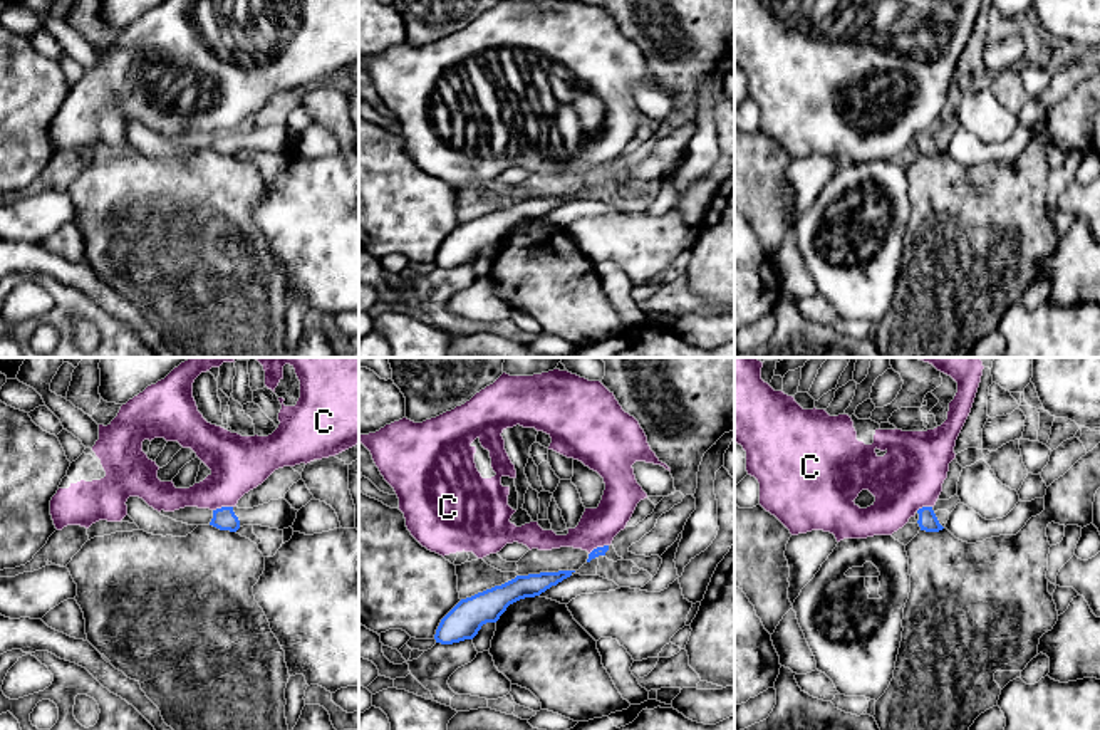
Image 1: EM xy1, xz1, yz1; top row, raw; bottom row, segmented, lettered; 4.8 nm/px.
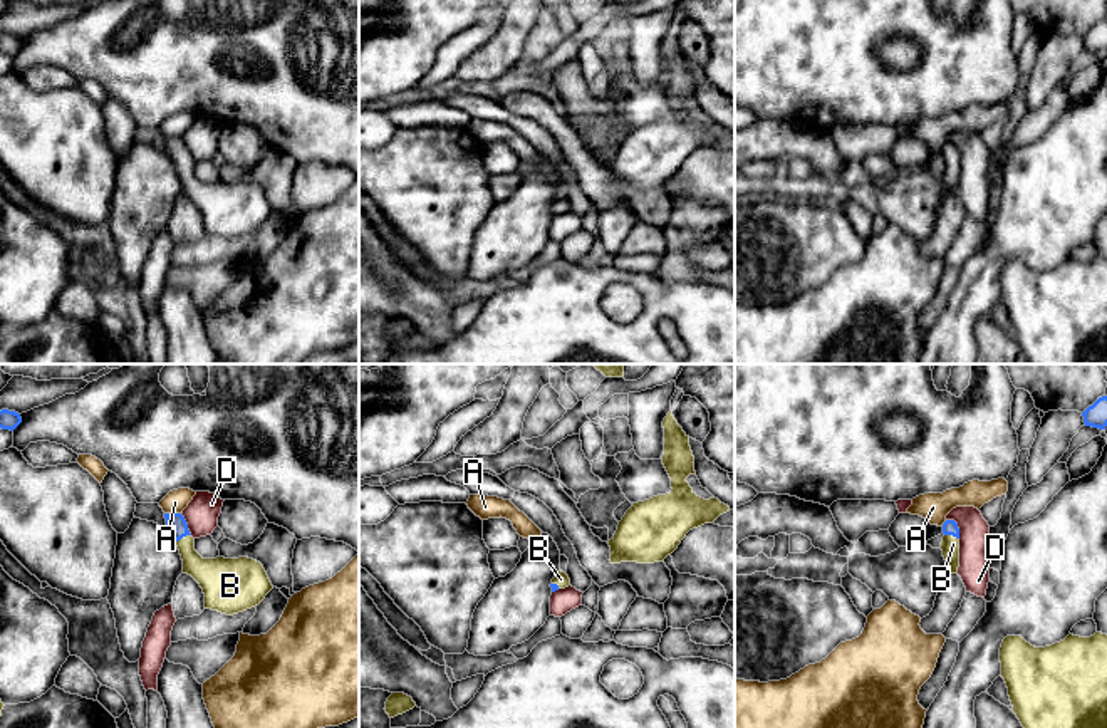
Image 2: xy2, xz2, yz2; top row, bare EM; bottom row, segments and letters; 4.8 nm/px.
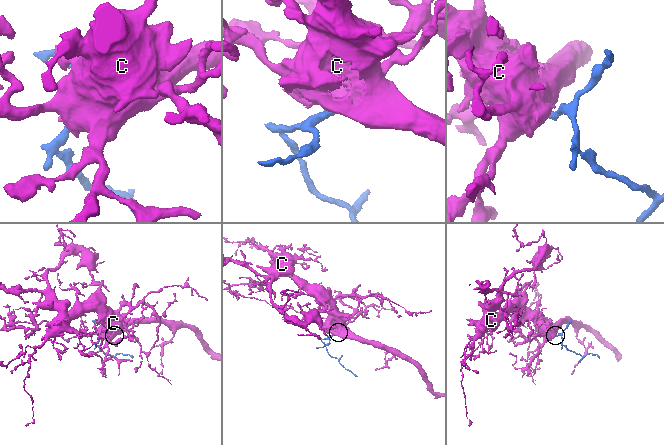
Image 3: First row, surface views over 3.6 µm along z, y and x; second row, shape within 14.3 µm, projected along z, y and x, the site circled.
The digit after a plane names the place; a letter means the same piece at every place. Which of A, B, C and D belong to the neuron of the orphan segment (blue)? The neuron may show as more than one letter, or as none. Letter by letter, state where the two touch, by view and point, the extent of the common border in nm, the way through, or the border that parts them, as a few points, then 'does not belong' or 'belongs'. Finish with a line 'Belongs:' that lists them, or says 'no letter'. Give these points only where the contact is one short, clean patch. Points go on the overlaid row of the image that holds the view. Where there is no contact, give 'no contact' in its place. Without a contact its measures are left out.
A: contact xy2 (173, 514); length 80 nm; does not belong
B: contact xy2 (183, 535); length 80 nm; way xy2 (176, 525), (183, 535), (187, 552), (217, 576); belongs
C: contact xy1 (222, 507); length 100 nm; does not belong
D: contact yz2 (956, 525); length 120 nm; border yz2 (946, 519), (956, 524), (960, 537); does not belong
Belongs: B

